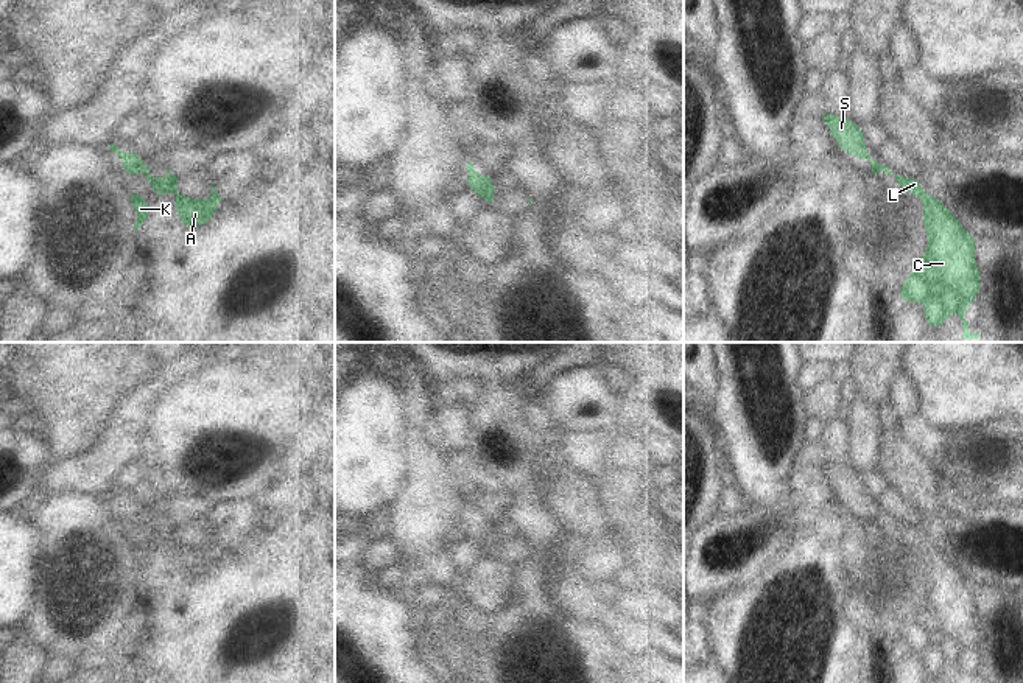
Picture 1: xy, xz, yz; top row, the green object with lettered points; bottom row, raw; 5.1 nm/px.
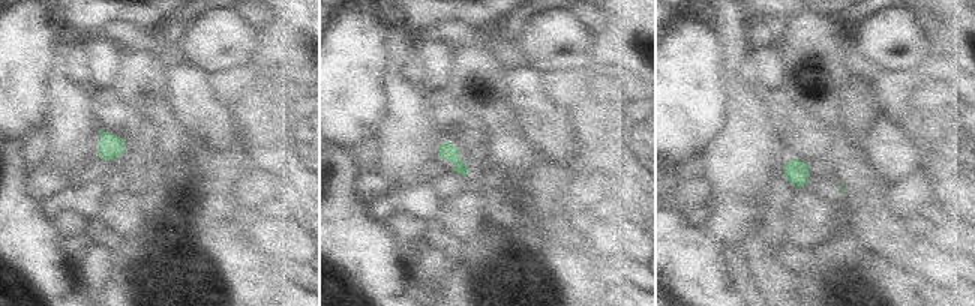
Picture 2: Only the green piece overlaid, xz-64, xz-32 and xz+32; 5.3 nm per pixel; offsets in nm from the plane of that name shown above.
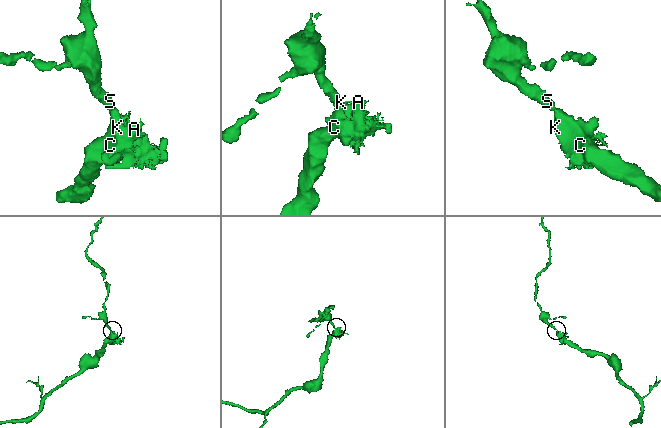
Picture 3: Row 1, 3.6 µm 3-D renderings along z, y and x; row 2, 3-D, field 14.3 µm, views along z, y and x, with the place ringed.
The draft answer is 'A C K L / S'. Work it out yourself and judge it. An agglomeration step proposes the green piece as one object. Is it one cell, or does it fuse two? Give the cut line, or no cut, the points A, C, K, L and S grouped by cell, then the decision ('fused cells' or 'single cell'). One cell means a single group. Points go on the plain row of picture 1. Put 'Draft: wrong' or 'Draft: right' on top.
Draft: wrong
no cut; A C K L S; single cell

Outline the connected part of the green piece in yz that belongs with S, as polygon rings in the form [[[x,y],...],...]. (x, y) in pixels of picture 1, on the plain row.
[[[824,462],[824,470],[825,470],[825,473],[827,473],[827,476],[828,476],[830,484],[833,485],[833,489],[835,489],[835,490],[836,490],[836,492],[838,492],[838,493],[839,493],[839,495],[841,495],[852,507],[866,507],[866,509],[870,512],[870,517],[872,517],[872,520],[874,520],[874,524],[875,524],[877,521],[880,521],[880,520],[883,520],[883,521],[886,521],[886,523],[889,523],[889,524],[894,524],[895,529],[897,529],[897,532],[902,535],[902,538],[903,538],[905,541],[908,541],[908,543],[916,543],[916,545],[919,545],[919,546],[922,548],[922,555],[923,555],[923,577],[925,577],[926,587],[928,587],[928,597],[926,597],[926,599],[923,601],[923,604],[914,611],[912,621],[911,621],[911,624],[906,625],[906,629],[902,632],[900,641],[898,641],[897,647],[898,647],[902,652],[906,652],[906,650],[911,650],[911,649],[923,650],[923,652],[925,652],[925,660],[923,660],[923,664],[925,664],[925,674],[930,675],[930,677],[942,675],[942,674],[948,669],[950,660],[953,658],[953,660],[956,660],[956,661],[959,663],[959,667],[962,669],[962,683],[979,683],[979,681],[970,681],[970,680],[969,680],[970,674],[969,674],[969,671],[964,667],[964,664],[969,661],[969,653],[978,646],[979,638],[981,638],[981,622],[979,622],[979,618],[978,618],[978,613],[976,613],[976,608],[975,608],[975,599],[976,599],[976,596],[978,596],[978,588],[973,587],[973,585],[969,582],[969,579],[967,579],[967,577],[954,566],[954,563],[951,562],[951,559],[950,559],[940,548],[937,548],[937,546],[934,546],[933,543],[930,543],[930,541],[926,541],[926,540],[922,538],[922,531],[920,531],[920,527],[917,527],[917,526],[895,524],[895,523],[892,523],[892,521],[889,520],[888,515],[878,512],[877,504],[869,504],[867,499],[866,499],[864,479],[861,478],[860,473],[853,471],[849,465],[841,465],[841,464],[835,464],[835,462]]]

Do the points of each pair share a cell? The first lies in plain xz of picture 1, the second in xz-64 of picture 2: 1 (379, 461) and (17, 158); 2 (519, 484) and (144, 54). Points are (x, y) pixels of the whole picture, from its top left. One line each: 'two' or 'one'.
1: two
2: one

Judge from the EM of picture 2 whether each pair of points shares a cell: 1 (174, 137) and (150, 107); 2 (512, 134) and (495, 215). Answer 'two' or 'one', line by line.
1: one
2: two

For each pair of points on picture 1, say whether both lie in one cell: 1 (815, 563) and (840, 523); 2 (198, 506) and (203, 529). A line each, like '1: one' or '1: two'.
1: one
2: two

